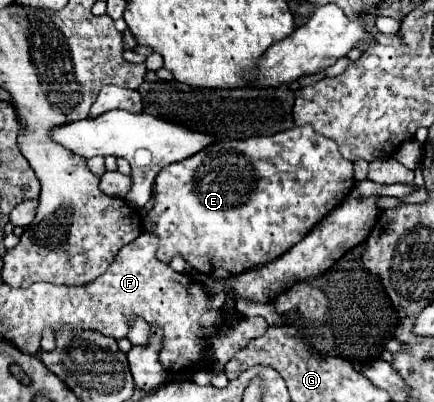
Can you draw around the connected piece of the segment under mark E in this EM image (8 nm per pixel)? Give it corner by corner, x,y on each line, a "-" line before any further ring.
310,125
294,127
270,137
218,141
184,161
166,165
158,173
154,181
154,207
150,211
150,221
154,223
152,233
158,237
156,257
162,263
170,263
174,255
180,255
196,271
214,279
266,265
304,239
322,217
346,199
354,183
352,163
340,157
332,139
318,135

